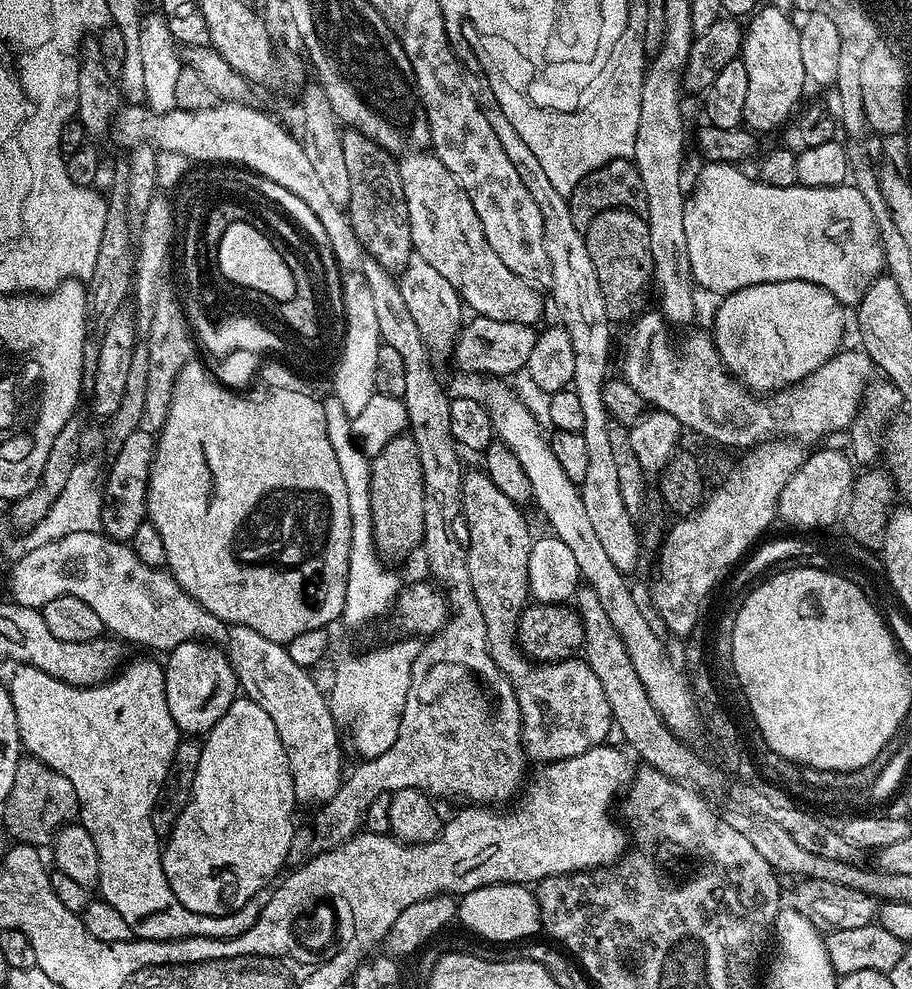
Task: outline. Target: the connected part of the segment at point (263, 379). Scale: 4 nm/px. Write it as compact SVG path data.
M193 358L182 366L173 384L172 400L169 402L164 426L156 441L152 473L148 479L147 519L158 530L158 534L162 534L162 542L166 546L167 571L190 598L226 625L250 626L250 630L258 630L262 638L270 638L270 642L286 646L298 638L302 630L328 628L344 615L352 529L350 501L346 498L346 482L342 479L342 469L334 455L334 446L330 446L323 403L319 399L315 400L311 391L304 396L296 396L296 392L268 392L268 362L259 365L259 371L246 393L248 396L243 396L243 391L221 384L199 359Z

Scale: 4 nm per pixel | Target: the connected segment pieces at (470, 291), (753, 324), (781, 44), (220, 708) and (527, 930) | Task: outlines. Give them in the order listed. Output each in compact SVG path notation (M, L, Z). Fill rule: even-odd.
M424 150L405 155L398 165L415 255L430 262L430 266L454 286L461 301L473 308L475 315L498 322L535 325L544 312L544 304L546 308L545 297L543 300L529 281L506 270L502 258L490 250L466 190L462 190L450 170L442 166L435 154Z
M791 280L790 282L770 282L769 284L755 284L754 286L746 286L737 292L729 292L723 297L724 300L720 304L720 309L716 312L716 332L714 331L714 339L716 349L720 351L720 356L724 359L724 365L727 366L729 372L736 377L737 380L743 382L752 390L779 390L788 387L789 384L796 384L800 380L818 370L818 366L822 366L837 352L841 351L844 340L844 312L840 301L834 298L834 294L830 294L830 290L826 290L822 286L814 286L814 282L802 282L801 280Z
M757 7L748 20L752 21L742 32L742 59L748 83L744 124L756 134L783 129L797 111L796 103L806 85L802 56L798 51L798 28L788 14L780 8Z
M186 641L169 651L168 661L163 661L166 706L170 706L170 718L174 718L181 733L207 734L237 699L238 685L232 663L218 649L208 642Z
M491 884L466 892L458 900L458 920L476 936L496 944L527 941L541 931L540 912L531 887L522 884Z

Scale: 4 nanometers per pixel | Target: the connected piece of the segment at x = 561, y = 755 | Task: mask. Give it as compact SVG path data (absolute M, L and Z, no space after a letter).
M465 471L460 486L460 508L462 520L468 527L466 536L466 551L468 554L468 573L474 586L474 598L478 598L478 606L482 610L482 618L486 622L486 638L488 649L494 662L504 671L504 676L512 684L516 702L520 707L520 742L523 745L525 757L529 761L551 762L554 760L569 760L572 756L582 754L586 750L603 745L608 731L613 731L614 723L610 704L602 692L602 685L597 675L583 658L560 660L556 663L533 662L522 654L514 637L518 632L518 617L529 599L528 563L530 550L534 539L533 533L528 533L528 524L524 521L521 505L506 498L494 482L490 482L488 473Z

